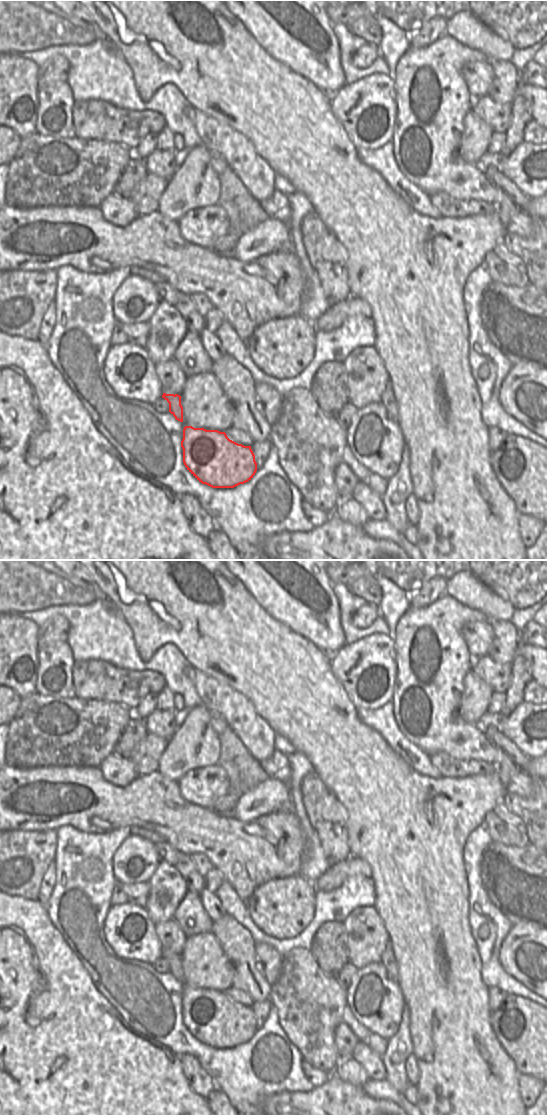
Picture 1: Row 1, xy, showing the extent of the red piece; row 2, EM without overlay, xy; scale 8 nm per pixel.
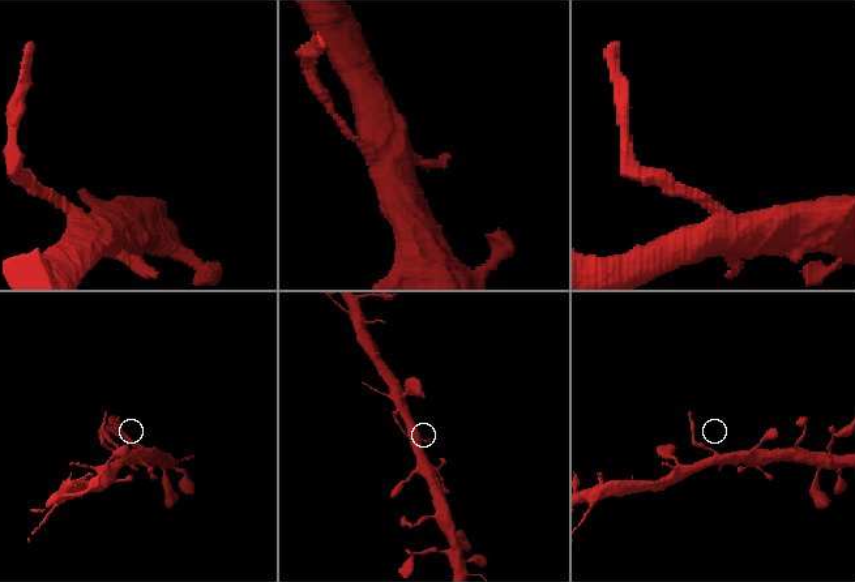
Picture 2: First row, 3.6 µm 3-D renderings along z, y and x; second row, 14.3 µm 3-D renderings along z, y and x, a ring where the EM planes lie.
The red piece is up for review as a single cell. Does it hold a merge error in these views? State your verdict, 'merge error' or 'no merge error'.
merge error

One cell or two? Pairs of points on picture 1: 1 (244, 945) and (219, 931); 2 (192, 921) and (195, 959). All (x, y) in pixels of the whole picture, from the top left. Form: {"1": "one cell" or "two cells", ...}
{"1": "one cell", "2": "two cells"}

